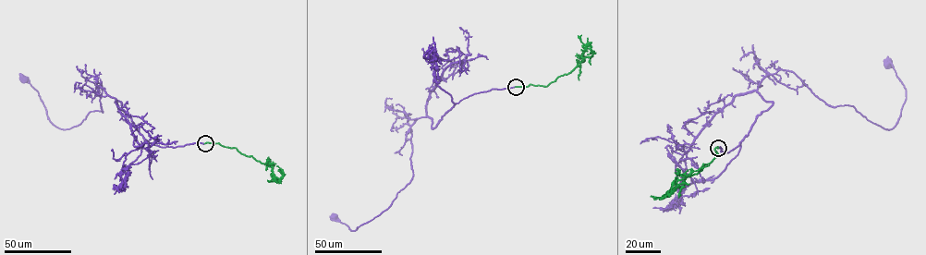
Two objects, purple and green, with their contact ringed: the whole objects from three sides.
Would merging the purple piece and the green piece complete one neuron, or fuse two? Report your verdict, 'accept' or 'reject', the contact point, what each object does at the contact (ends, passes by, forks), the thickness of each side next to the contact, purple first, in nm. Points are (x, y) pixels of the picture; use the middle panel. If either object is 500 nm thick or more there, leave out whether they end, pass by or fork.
accept; place (516, 87); purple ends; green ends; calibres 280 and 340 nm

